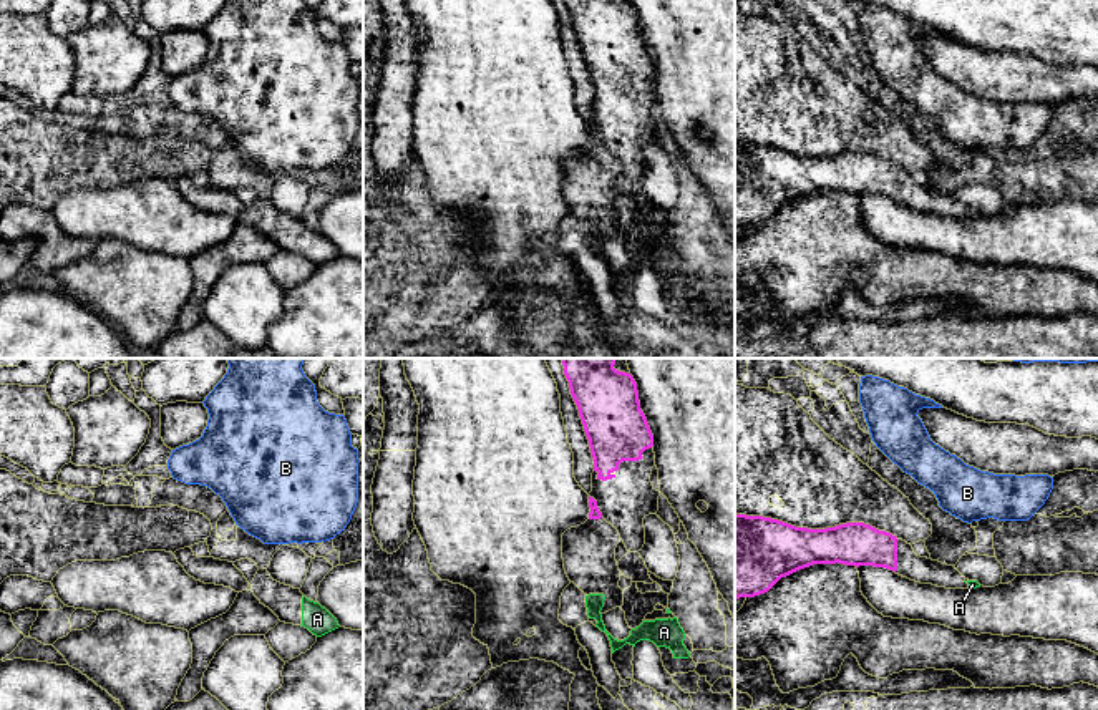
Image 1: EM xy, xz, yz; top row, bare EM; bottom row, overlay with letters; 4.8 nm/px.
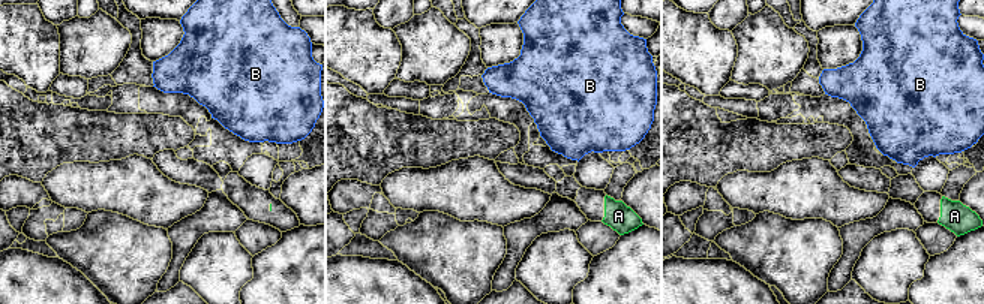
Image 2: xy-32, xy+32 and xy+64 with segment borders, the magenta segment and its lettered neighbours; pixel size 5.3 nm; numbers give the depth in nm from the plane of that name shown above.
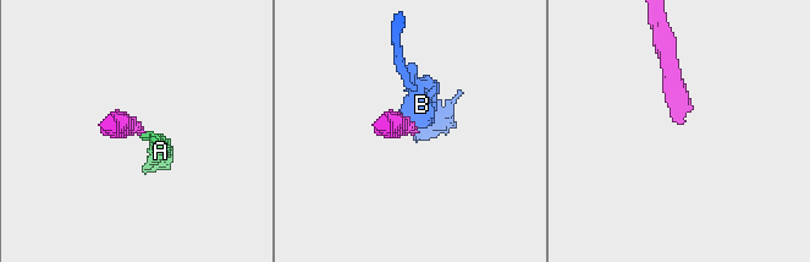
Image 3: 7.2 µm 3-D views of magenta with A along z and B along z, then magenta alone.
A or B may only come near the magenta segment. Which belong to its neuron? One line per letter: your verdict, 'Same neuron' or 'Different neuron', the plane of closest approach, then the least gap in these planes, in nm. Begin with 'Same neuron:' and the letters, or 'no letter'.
Same neuron: A
A: Same neuron. Closest in yz. Distance 340 nm
B: Different neuron. Closest in yz. Distance 260 nm

